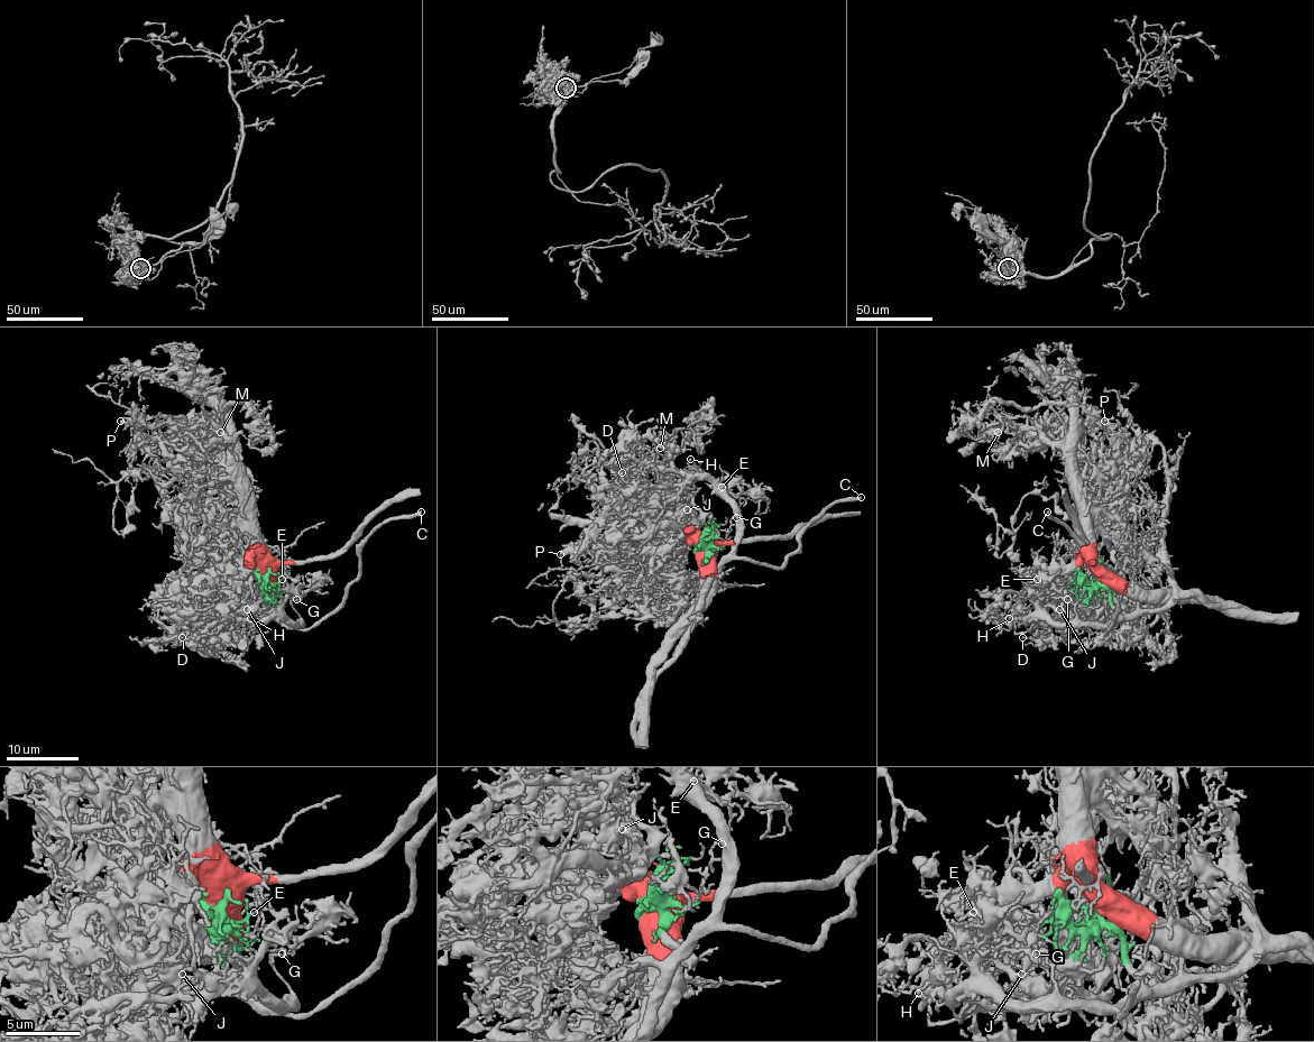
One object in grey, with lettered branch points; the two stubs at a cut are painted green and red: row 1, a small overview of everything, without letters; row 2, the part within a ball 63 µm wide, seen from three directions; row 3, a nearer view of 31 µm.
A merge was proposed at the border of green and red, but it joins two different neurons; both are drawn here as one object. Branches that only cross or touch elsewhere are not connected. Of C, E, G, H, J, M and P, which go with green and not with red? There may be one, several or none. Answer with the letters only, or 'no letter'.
C, E, G, H

